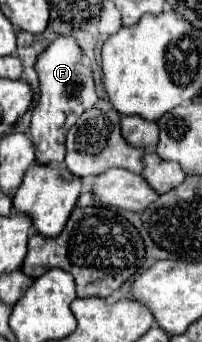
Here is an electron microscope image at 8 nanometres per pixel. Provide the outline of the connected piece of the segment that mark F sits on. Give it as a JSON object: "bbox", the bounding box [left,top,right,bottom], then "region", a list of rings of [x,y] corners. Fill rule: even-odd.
{"bbox":[31,36,97,164],"region":[[[57,36],[35,62],[39,76],[39,100],[31,118],[31,140],[35,144],[35,156],[41,164],[61,164],[65,160],[65,134],[77,122],[77,118],[95,106],[97,92],[91,68],[83,66],[83,50],[73,36]],[[59,120],[65,124],[61,128]]]}

